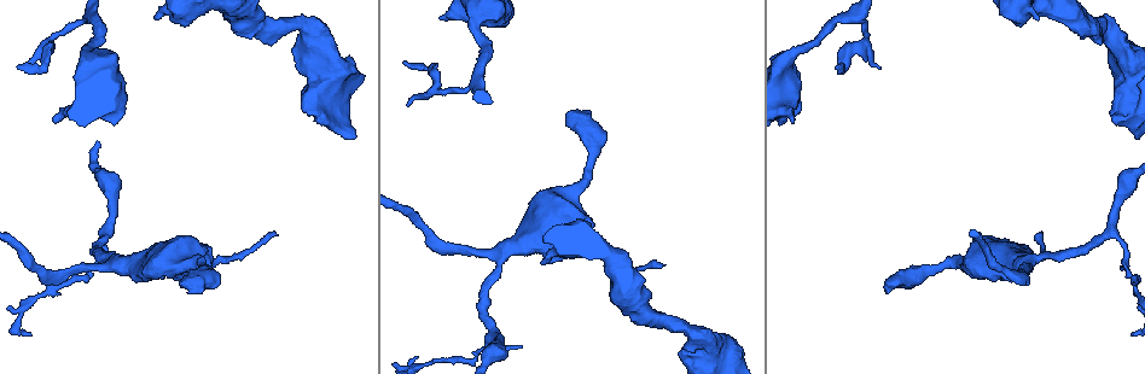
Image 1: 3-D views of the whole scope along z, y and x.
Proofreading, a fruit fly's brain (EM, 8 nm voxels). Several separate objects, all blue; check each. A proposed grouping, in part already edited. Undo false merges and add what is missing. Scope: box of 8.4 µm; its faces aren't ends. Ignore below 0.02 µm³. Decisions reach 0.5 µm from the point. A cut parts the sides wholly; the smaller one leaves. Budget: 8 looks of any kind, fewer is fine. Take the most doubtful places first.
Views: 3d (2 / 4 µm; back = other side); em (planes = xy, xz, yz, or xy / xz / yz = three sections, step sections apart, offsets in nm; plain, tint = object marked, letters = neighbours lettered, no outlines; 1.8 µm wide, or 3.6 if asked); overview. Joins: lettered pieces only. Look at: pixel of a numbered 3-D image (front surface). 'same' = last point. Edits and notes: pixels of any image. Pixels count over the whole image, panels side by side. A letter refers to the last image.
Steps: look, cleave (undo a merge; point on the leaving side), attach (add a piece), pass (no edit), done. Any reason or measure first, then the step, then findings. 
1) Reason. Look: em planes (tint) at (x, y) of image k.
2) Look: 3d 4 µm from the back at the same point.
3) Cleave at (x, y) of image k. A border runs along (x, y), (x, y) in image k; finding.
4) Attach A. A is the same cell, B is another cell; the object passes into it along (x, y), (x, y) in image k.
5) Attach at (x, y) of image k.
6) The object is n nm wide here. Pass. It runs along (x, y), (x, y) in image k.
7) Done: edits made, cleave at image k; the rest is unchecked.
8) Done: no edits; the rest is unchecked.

An open end. Look: em planes (letters) at (55, 122) of image 1.

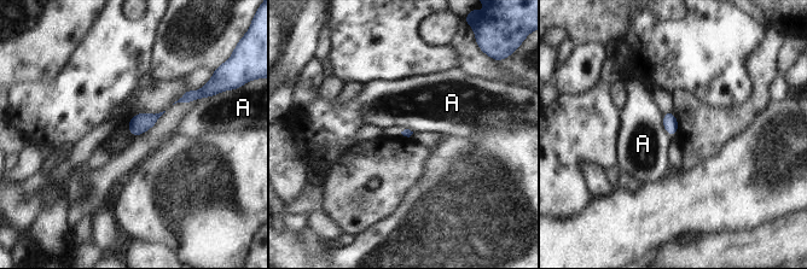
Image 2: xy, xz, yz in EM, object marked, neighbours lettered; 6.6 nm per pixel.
Pass. A is another cell; a border runs along (662, 115), (662, 127), (673, 136) in image 2; no lettered piece goes on from it.

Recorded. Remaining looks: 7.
End of a long branch. Look: em planes (tint) at (155, 20) of image 1.

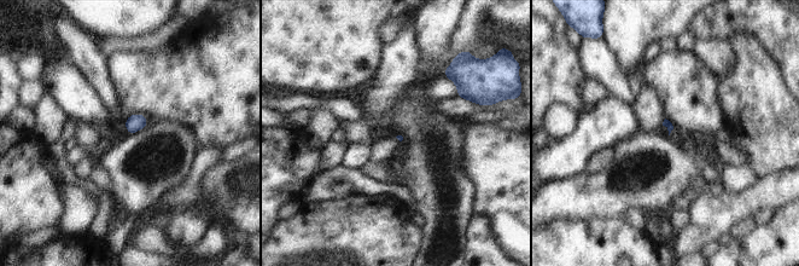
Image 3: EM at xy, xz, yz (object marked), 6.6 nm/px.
What lies round it. Look: em planes (letters) at the same point.

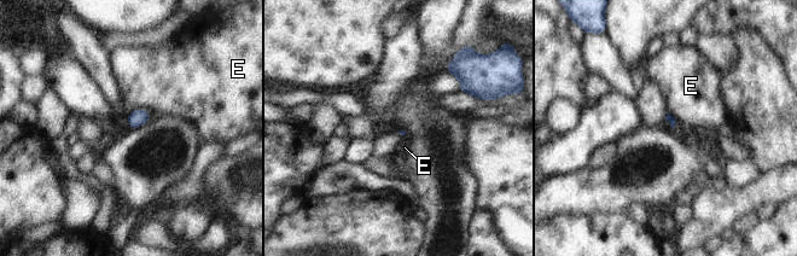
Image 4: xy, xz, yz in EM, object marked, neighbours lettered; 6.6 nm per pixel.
Pass. E is another cell; a border runs along (127, 115), (144, 109), (151, 118) in image 4; no lettered piece goes on from it.

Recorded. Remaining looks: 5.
Branch stops here. Look: 3d 2 µm at (835, 67) of image 1.

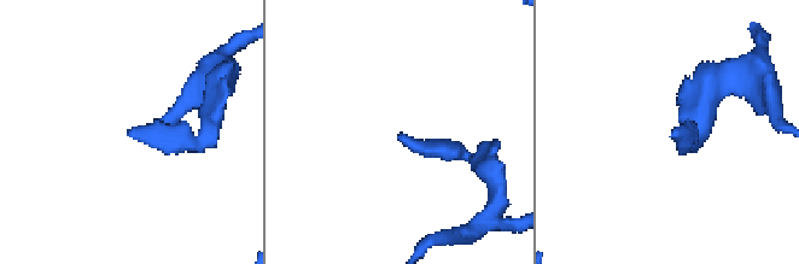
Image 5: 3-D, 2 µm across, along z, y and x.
Look: em yz step 16 (tint) at (674, 136) of image 5.

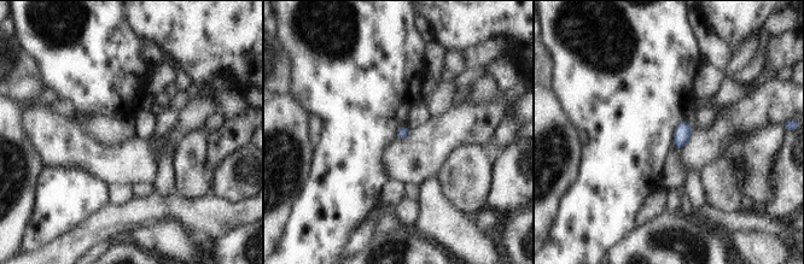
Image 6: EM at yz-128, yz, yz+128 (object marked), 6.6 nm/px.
Look: em planes (letters) at the same point.

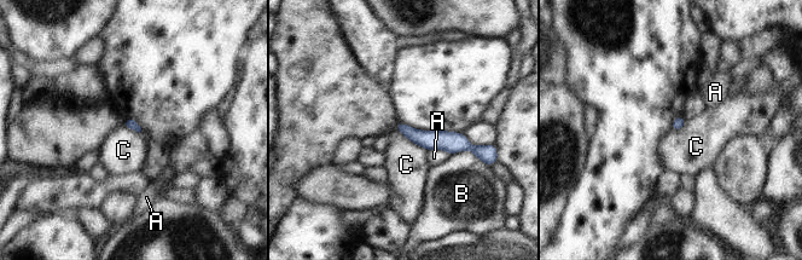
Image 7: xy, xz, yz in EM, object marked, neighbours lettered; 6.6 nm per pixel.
Pass. A, B and C are other cells; no lettered piece goes on from it.

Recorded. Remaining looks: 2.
Done: no edits; the rest is unchecked.

